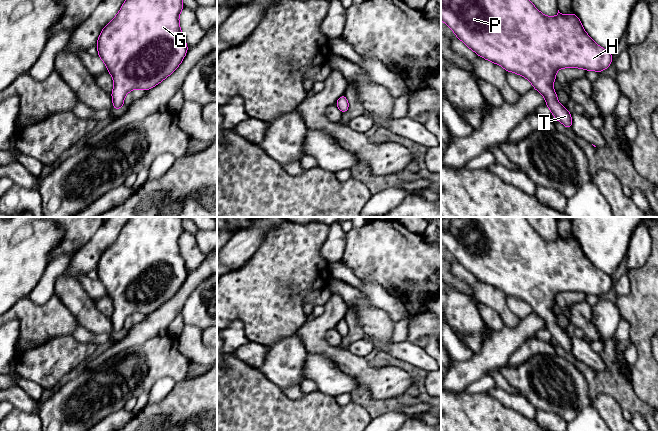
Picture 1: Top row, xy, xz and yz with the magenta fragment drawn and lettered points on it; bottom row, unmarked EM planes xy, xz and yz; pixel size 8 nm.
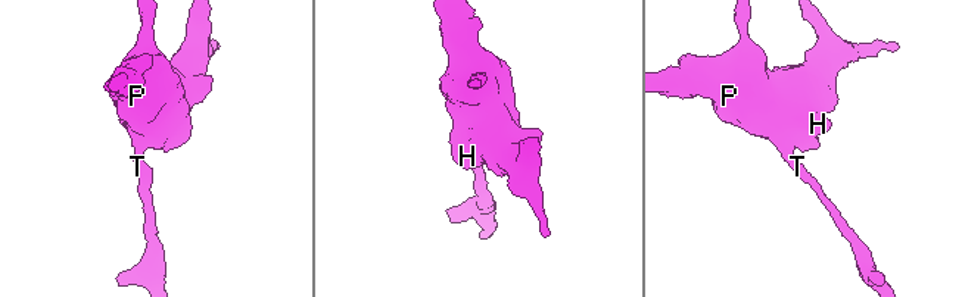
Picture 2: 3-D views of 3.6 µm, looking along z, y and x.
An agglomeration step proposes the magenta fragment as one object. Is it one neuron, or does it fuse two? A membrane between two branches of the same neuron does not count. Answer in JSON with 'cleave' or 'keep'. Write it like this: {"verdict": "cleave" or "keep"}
{"verdict": "keep"}

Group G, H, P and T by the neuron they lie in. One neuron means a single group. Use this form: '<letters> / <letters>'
G H P T

